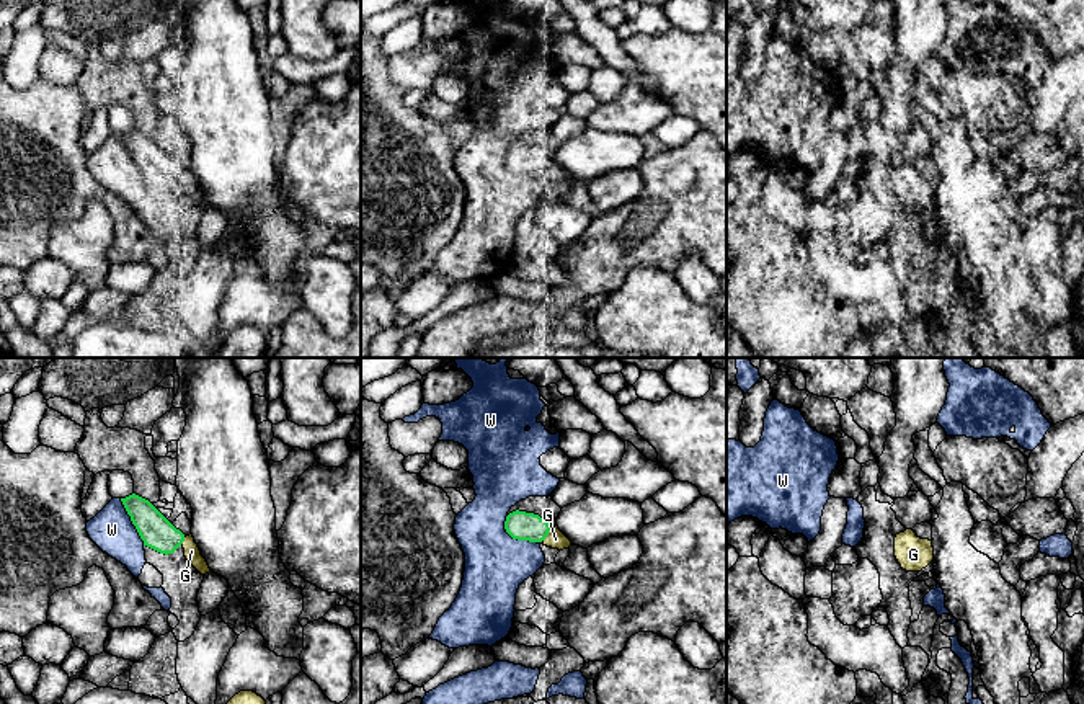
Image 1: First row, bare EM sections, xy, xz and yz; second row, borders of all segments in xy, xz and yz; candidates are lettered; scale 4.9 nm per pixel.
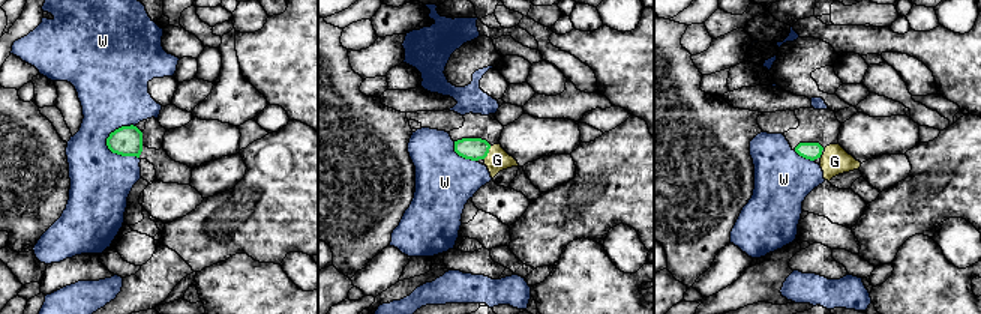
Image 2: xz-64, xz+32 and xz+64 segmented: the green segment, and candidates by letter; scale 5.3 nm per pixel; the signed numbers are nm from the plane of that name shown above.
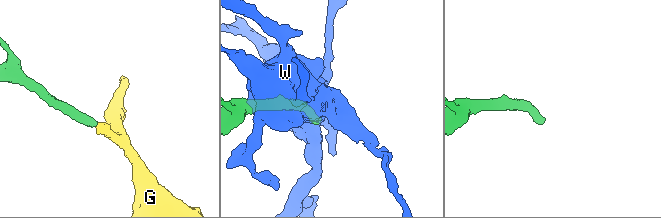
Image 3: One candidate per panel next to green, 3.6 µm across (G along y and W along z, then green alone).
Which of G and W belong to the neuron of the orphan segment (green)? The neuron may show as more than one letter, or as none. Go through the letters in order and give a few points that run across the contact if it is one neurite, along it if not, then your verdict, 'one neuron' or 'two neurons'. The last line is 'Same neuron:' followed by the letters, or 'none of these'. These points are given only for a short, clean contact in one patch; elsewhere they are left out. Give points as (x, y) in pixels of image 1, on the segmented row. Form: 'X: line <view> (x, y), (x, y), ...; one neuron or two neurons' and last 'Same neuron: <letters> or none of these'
G: one neuron
W: two neurons
Same neuron: G

